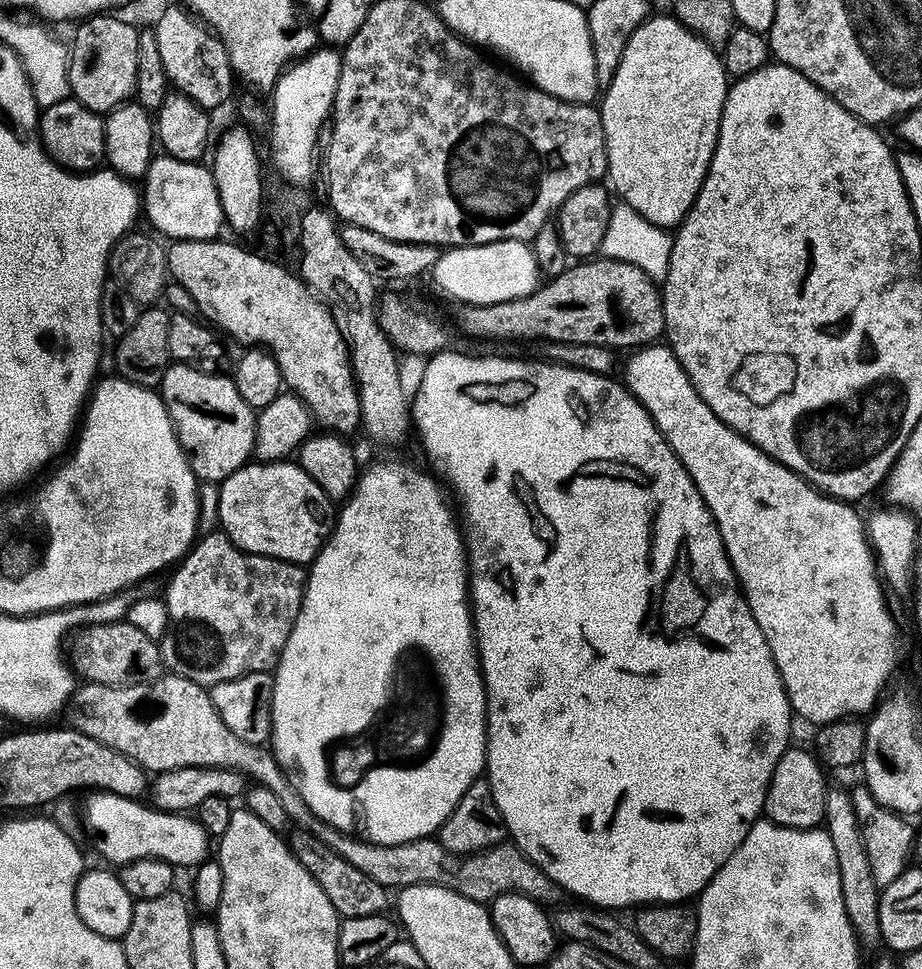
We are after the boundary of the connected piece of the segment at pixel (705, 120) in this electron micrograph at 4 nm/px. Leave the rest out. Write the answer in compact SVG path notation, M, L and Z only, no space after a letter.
M649 15L648 19L642 22L642 26L638 26L638 30L634 30L630 42L626 42L626 50L618 62L614 78L603 89L602 99L599 101L598 107L600 117L602 118L602 130L606 138L606 154L608 155L606 180L610 185L611 191L617 197L620 195L623 203L630 205L634 210L638 210L638 214L642 214L642 218L646 218L646 222L650 222L654 226L665 230L672 230L679 226L686 218L686 214L694 206L694 202L704 185L704 180L708 176L708 167L714 158L714 150L718 142L720 119L724 113L724 103L728 97L730 77L724 71L724 62L721 53L713 45L706 43L700 36L692 33L681 20L676 19L675 15L667 15Z

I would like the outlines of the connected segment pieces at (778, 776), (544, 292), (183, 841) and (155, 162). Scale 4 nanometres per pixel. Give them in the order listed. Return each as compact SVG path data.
M789 747L772 771L768 793L764 796L763 815L782 828L820 828L824 823L830 784L824 781L821 761L809 749L808 752L804 748Z
M588 258L583 262L573 263L562 274L558 274L558 278L541 283L536 291L528 296L519 296L513 300L498 302L497 304L477 304L475 306L468 306L465 307L463 311L464 317L461 318L460 324L464 327L466 335L474 336L476 338L498 338L500 340L506 338L518 338L520 340L548 340L547 342L551 342L552 344L587 344L595 349L606 348L609 350L617 350L616 348L628 348L627 350L636 350L641 346L651 345L653 342L659 341L661 337L664 336L664 302L657 281L650 279L644 271L630 262L609 260L607 258Z
M103 790L85 796L88 797L84 800L82 824L96 835L92 844L97 854L109 860L112 866L129 864L138 858L151 856L173 866L196 866L205 859L205 837L195 819L178 812L163 812L148 804L144 805L140 800L127 800L124 796L115 796Z
M167 154L153 155L146 170L142 181L142 212L157 228L155 231L161 237L168 236L169 241L214 240L221 235L220 227L223 229L226 224L211 167Z

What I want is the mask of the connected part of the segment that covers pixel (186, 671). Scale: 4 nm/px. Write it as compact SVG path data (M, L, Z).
M205 535L205 540L201 539L175 569L176 577L168 584L166 605L179 632L165 633L159 643L161 663L171 673L205 686L218 680L231 680L233 676L242 676L246 672L275 669L280 651L286 646L300 615L306 587L306 572L301 565L241 552L227 536L214 535Z

